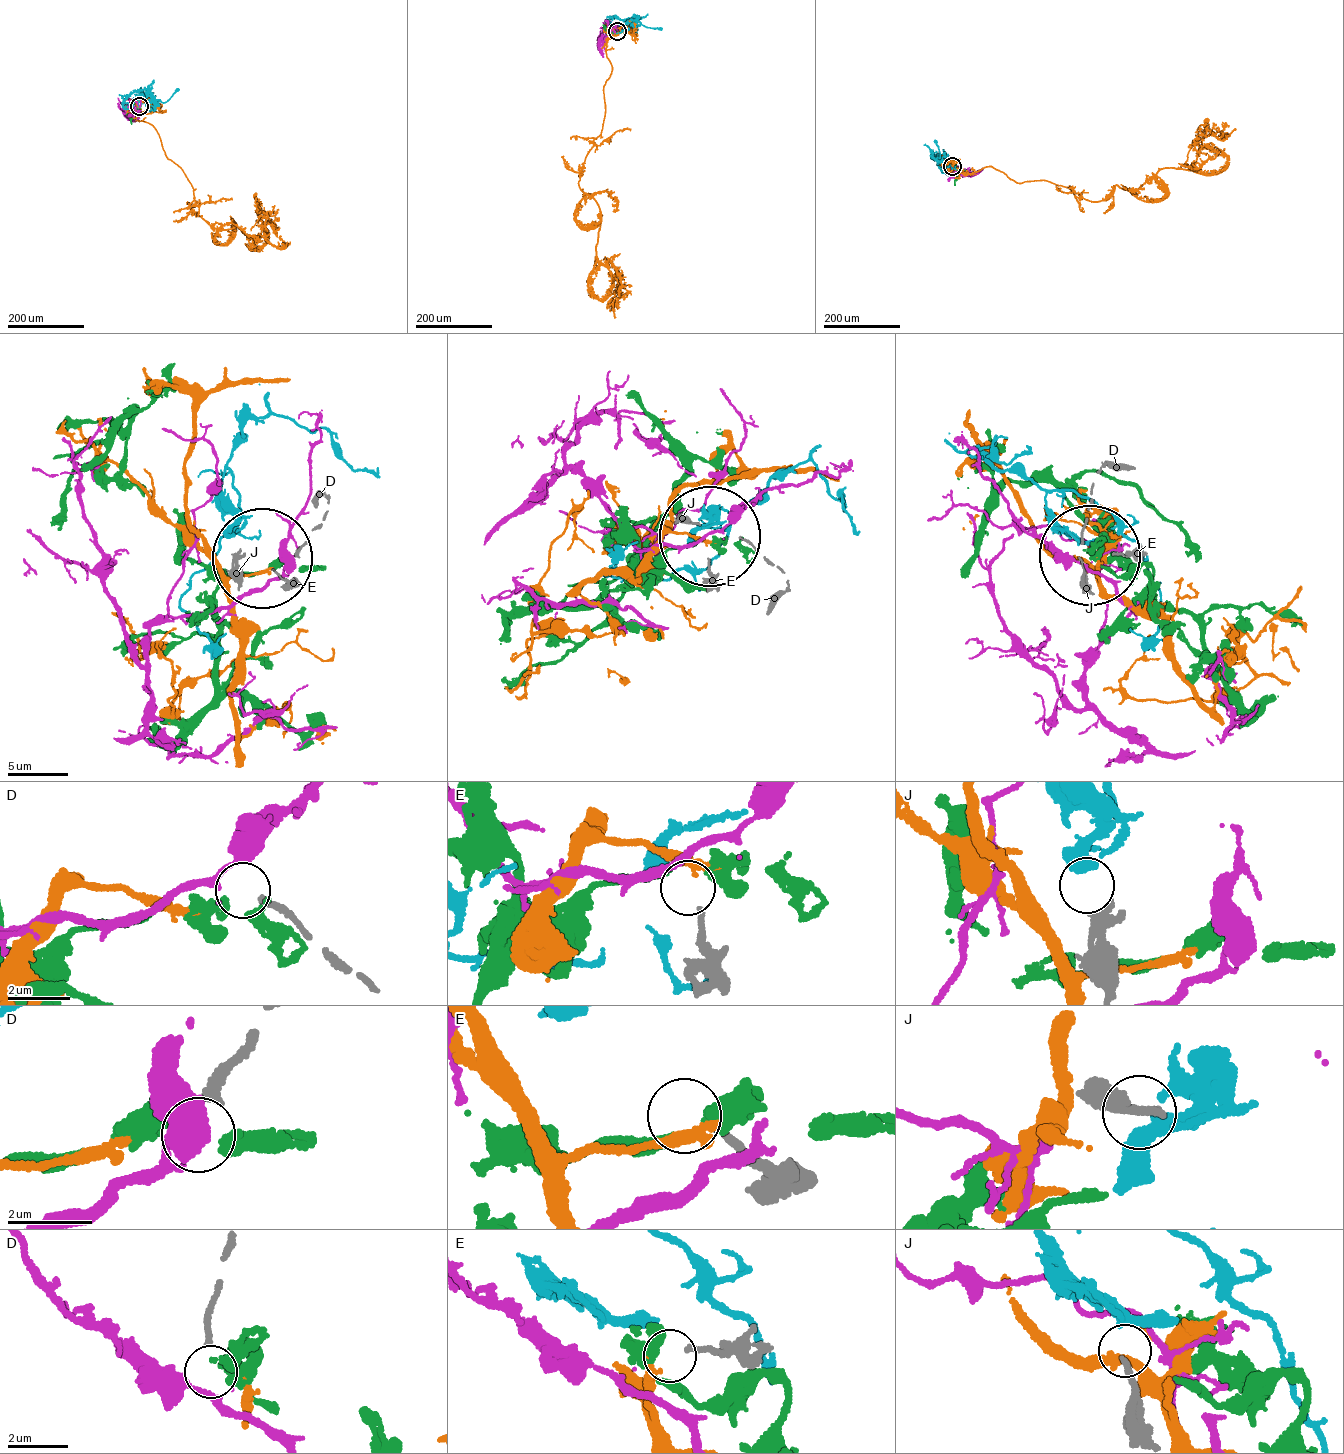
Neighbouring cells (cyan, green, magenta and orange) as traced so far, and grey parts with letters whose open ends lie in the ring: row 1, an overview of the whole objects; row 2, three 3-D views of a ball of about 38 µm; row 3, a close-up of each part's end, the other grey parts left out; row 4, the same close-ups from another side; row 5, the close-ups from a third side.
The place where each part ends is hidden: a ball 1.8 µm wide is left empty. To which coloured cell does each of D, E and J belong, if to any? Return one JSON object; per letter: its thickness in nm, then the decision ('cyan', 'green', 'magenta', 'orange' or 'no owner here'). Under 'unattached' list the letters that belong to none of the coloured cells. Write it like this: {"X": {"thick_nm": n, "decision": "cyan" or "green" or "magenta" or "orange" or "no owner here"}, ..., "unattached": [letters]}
{"D": {"thick_nm": 240, "decision": "no owner here"}, "E": {"thick_nm": 160, "decision": "no owner here"}, "J": {"thick_nm": 200, "decision": "cyan"}, "unattached": ["D", "E"]}

